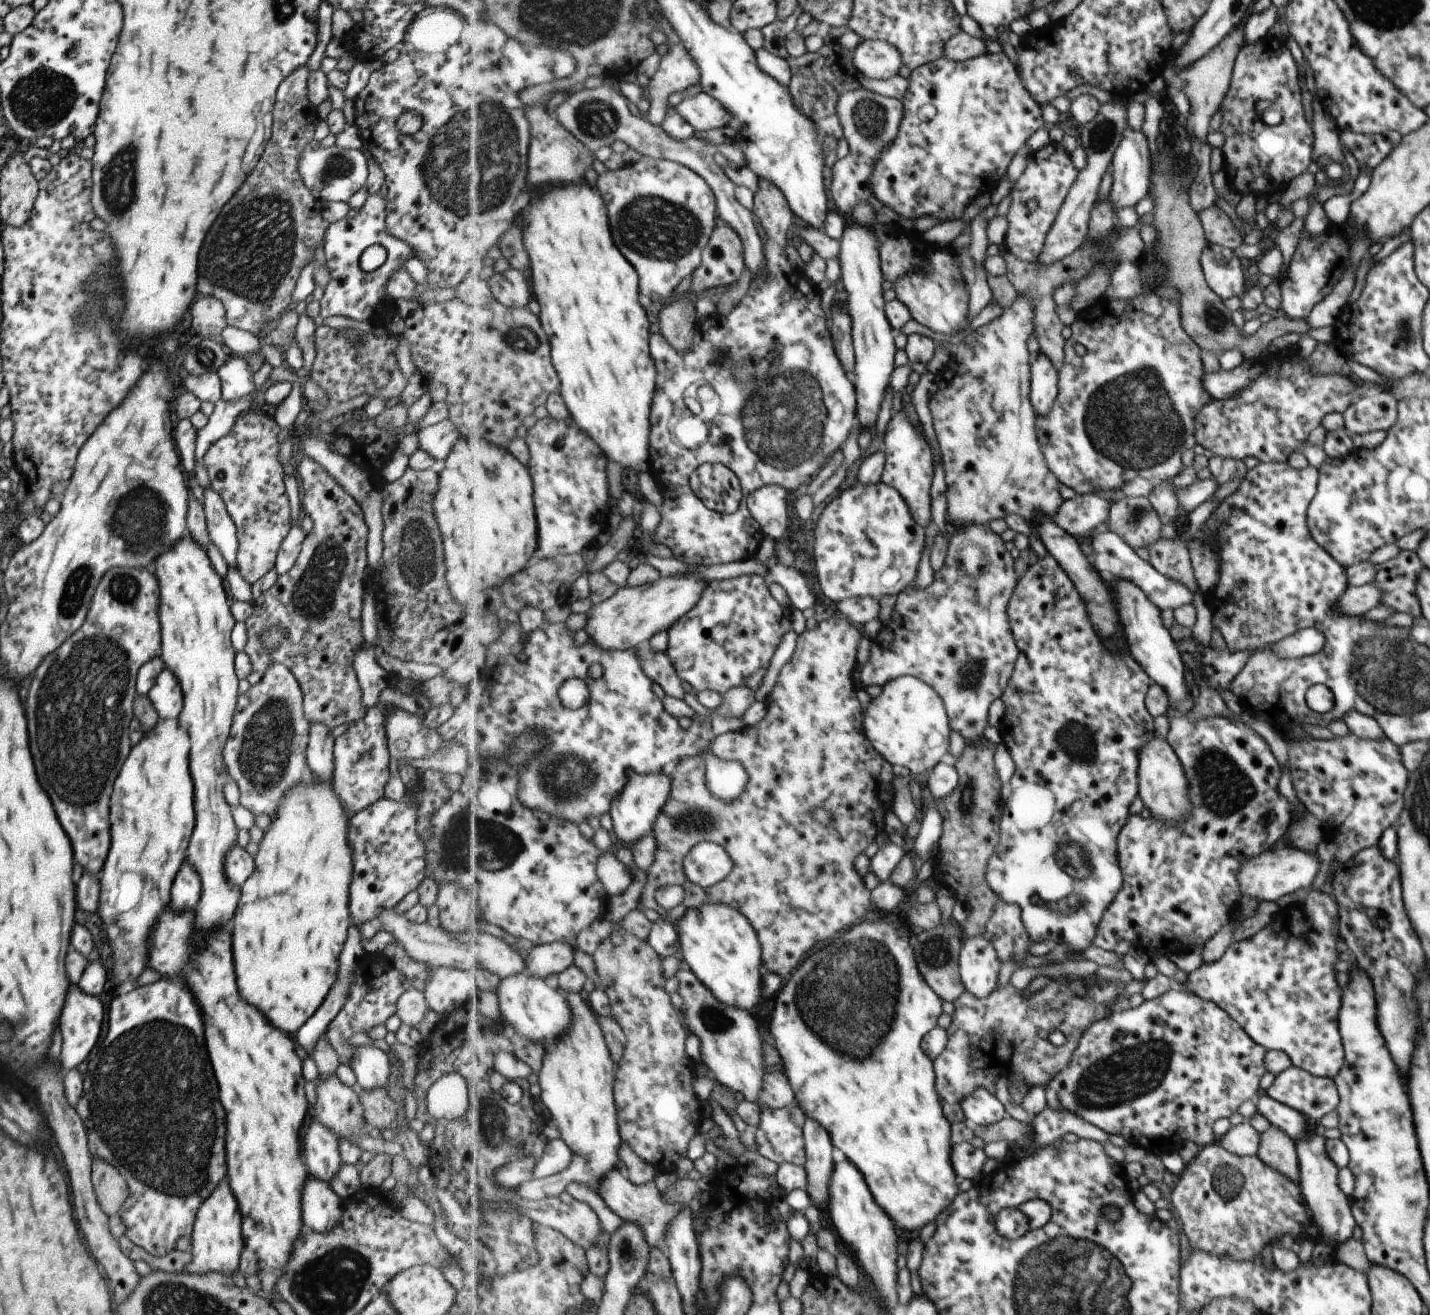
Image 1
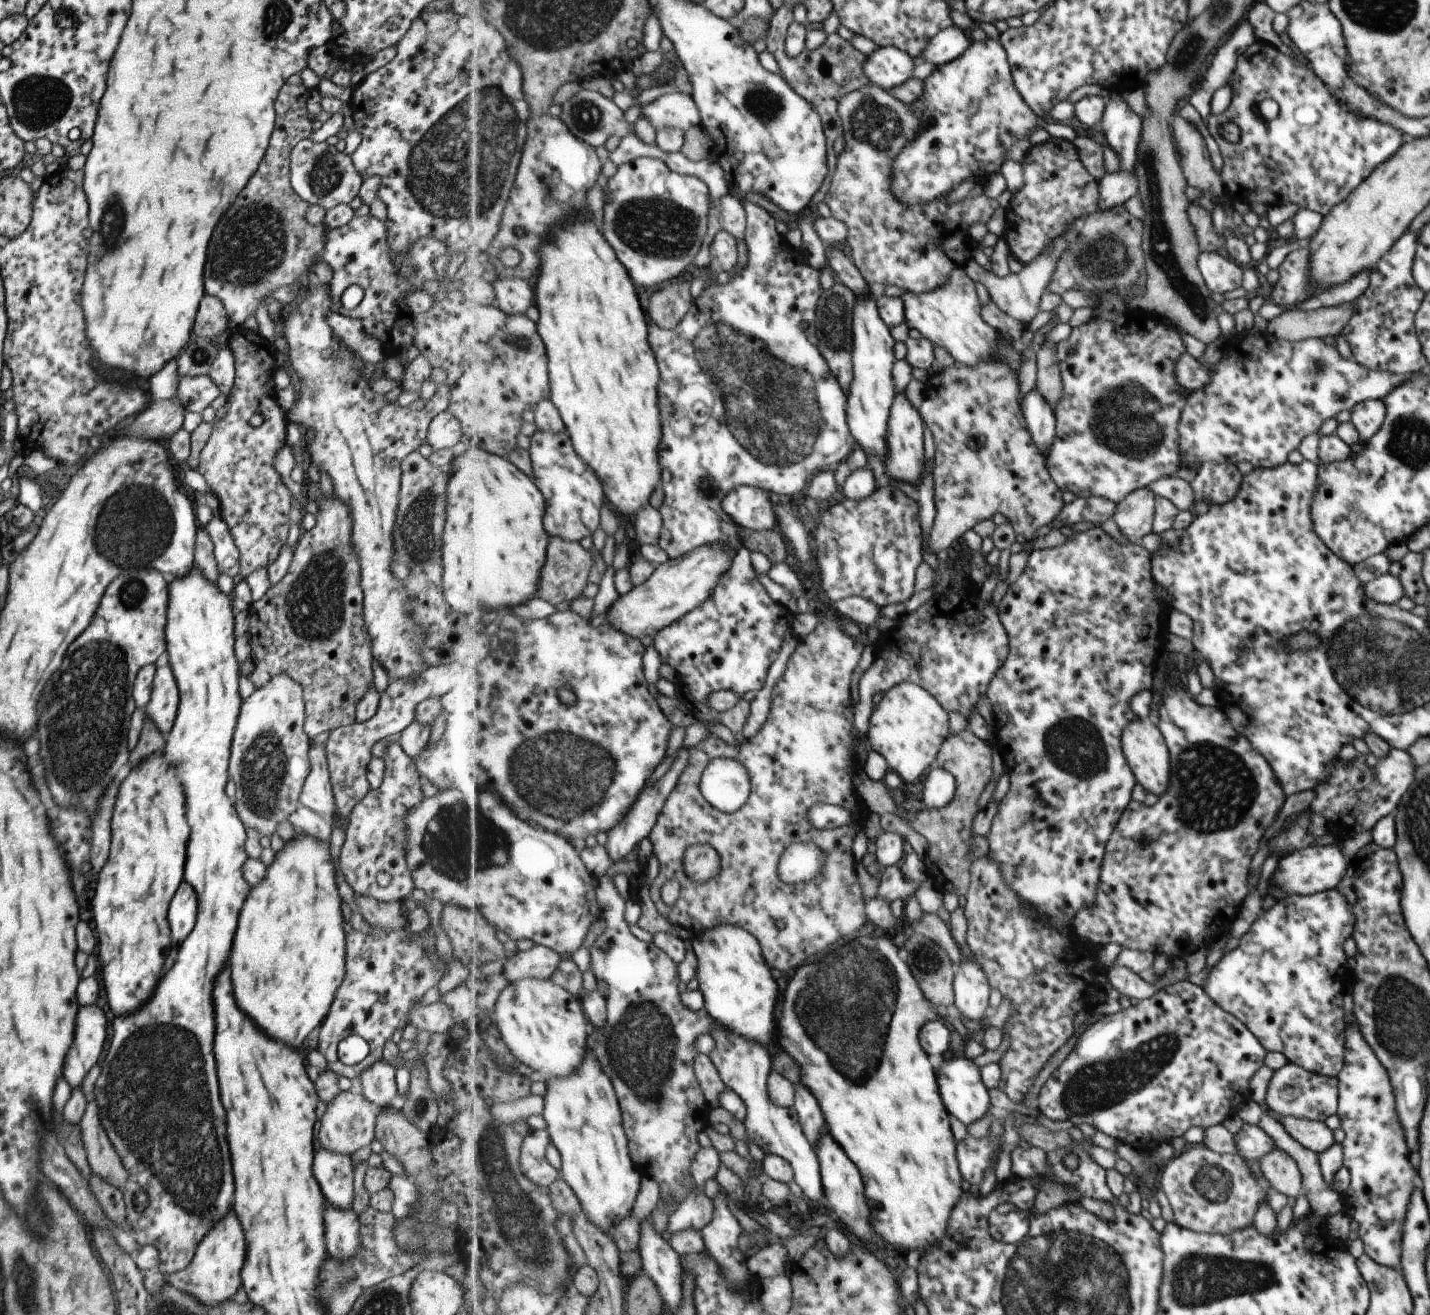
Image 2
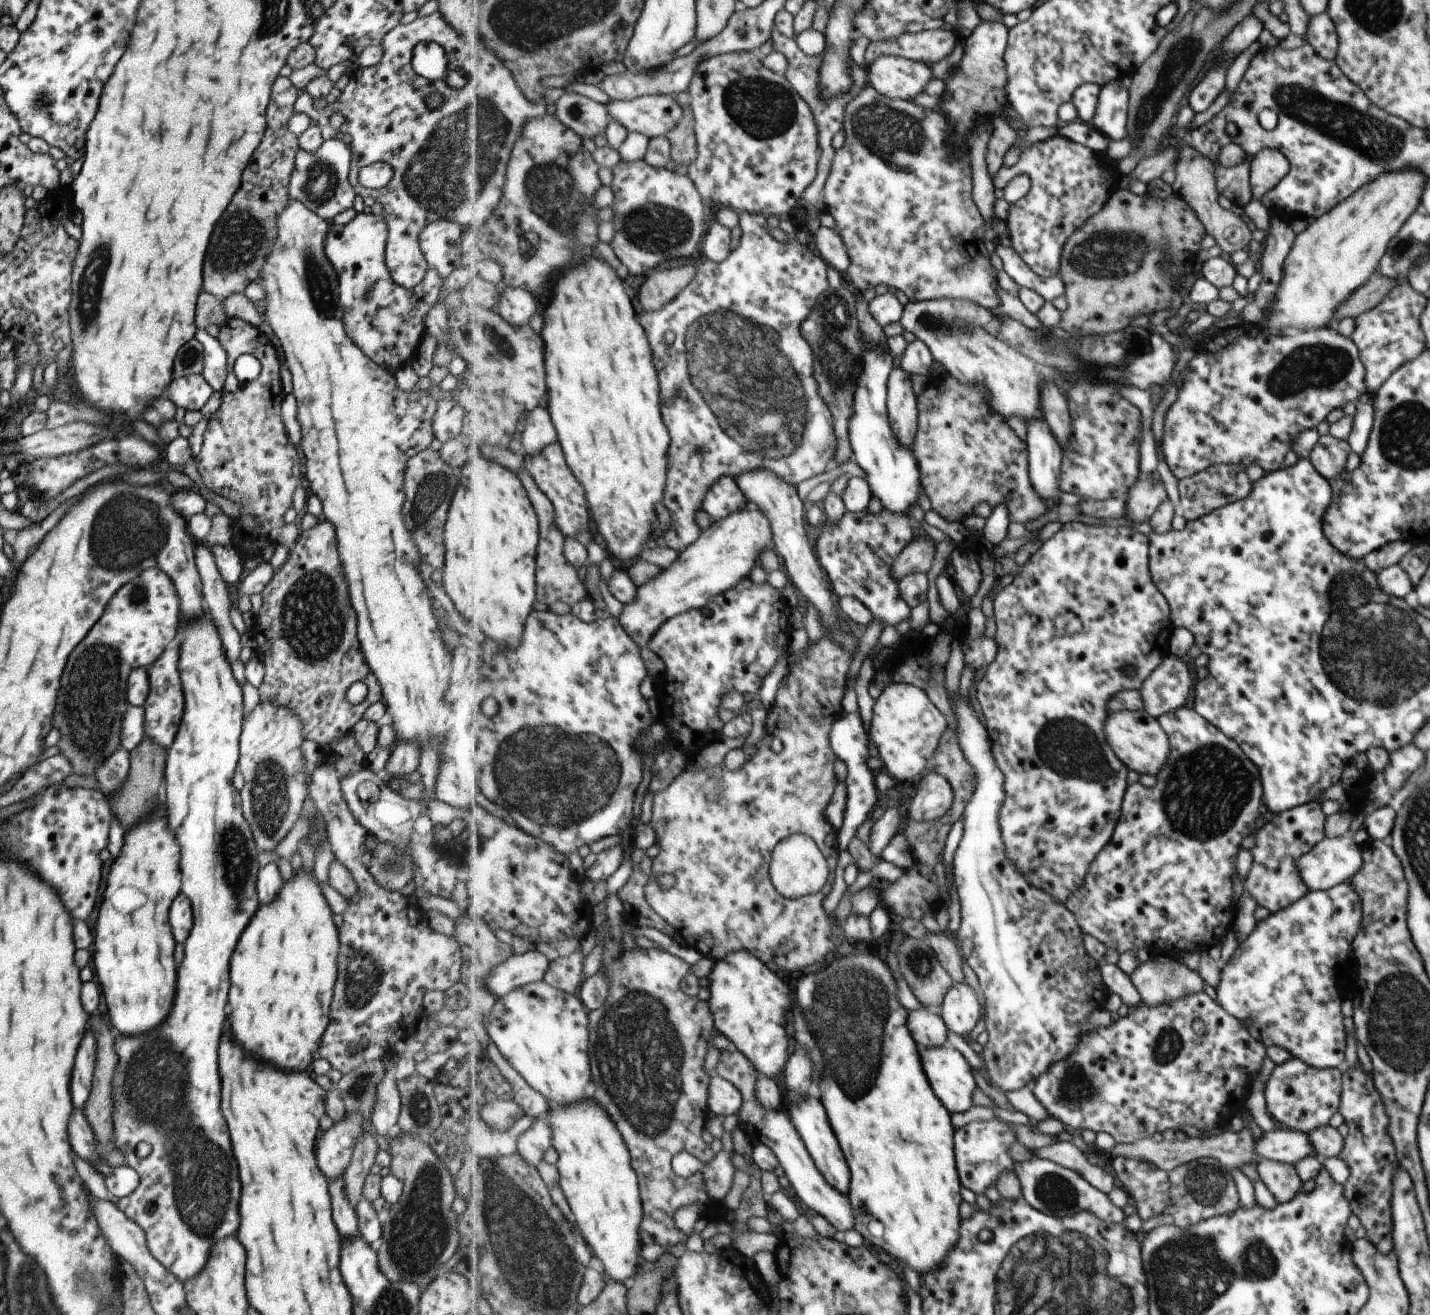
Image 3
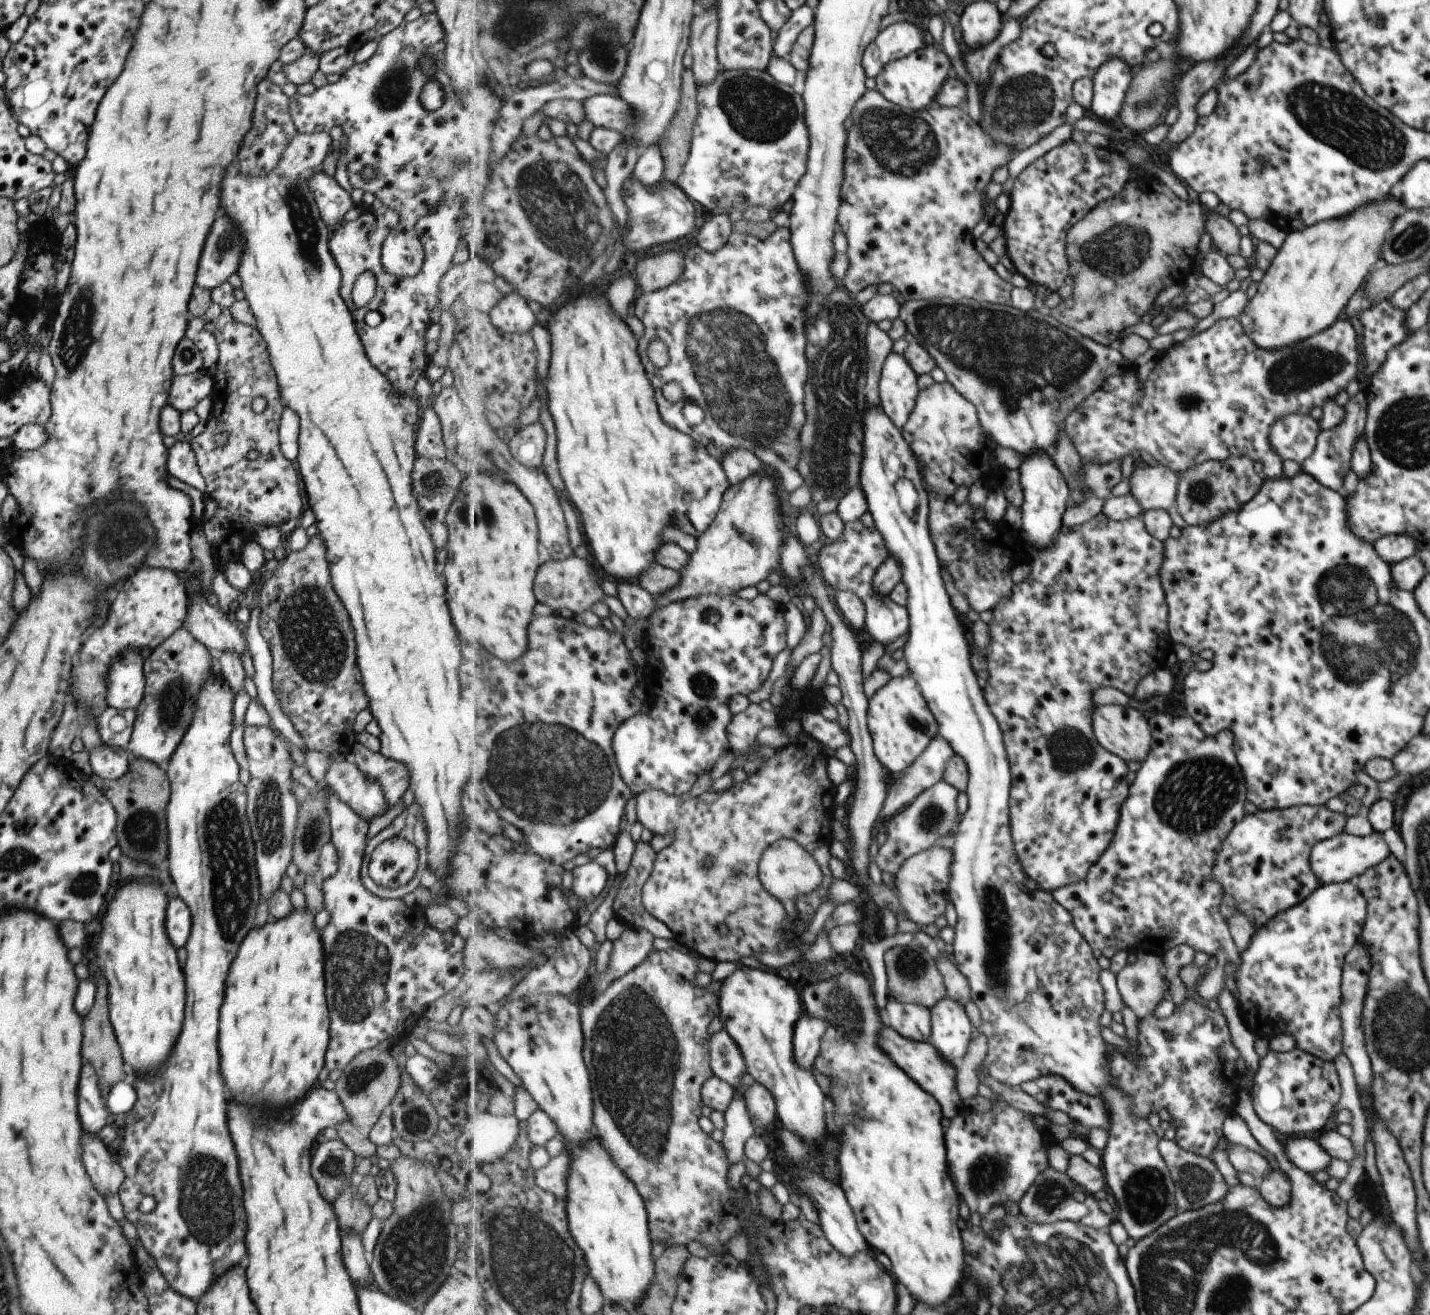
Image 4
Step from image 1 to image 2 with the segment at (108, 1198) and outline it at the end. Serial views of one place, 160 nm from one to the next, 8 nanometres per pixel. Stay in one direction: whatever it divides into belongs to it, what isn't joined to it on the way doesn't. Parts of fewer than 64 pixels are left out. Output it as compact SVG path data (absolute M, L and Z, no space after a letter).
M93 1065L85 1078L81 1080L81 1088L86 1100L84 1113L78 1122L80 1135L85 1149L86 1161L90 1171L99 1176L101 1180L121 1190L127 1180L127 1171L123 1168L115 1149L109 1142L104 1128L98 1119L98 1108L95 1108L93 1096L94 1082L99 1074L99 1065Z

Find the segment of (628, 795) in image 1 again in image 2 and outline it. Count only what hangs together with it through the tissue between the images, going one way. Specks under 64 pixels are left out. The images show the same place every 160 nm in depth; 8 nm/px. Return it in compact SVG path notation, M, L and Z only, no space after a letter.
M681 748L676 754L675 761L671 770L667 771L660 779L657 779L652 785L647 784L639 799L633 803L631 811L620 820L620 823L607 832L607 842L605 848L609 854L611 862L619 862L624 859L631 850L635 850L643 840L652 834L653 827L656 826L659 815L664 809L665 803L677 784L679 784L680 776L685 772L687 765L690 763L689 748Z

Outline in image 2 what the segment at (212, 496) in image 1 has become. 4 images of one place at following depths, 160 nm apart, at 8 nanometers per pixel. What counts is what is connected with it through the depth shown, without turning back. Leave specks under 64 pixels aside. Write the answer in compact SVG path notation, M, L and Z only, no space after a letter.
M213 515L204 529L212 542L212 555L219 573L232 578L238 578L238 551L233 545L233 539L228 524L219 515Z

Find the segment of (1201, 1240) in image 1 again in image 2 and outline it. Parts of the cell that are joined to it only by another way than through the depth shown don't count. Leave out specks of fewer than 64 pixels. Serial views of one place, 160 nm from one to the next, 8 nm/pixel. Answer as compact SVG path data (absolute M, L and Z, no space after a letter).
M1202 1142L1195 1144L1191 1150L1180 1156L1161 1163L1160 1169L1157 1188L1165 1193L1170 1204L1173 1213L1172 1222L1194 1233L1226 1235L1231 1231L1251 1227L1257 1208L1261 1203L1267 1205L1263 1188L1256 1183L1255 1176L1247 1167L1245 1159L1242 1159L1238 1153L1216 1153Z

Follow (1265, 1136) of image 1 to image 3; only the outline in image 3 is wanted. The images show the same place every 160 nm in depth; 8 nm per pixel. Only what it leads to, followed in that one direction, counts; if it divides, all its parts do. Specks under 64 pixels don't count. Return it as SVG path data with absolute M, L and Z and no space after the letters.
M1259 1158L1256 1170L1259 1180L1278 1203L1290 1201L1301 1190L1302 1180L1292 1164Z

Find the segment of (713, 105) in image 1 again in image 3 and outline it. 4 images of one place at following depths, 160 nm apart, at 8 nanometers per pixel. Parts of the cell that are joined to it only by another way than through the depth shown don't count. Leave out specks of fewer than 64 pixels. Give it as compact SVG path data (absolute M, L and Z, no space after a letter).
M645 95L626 101L611 100L606 105L612 119L624 124L629 132L638 132L650 139L668 135L684 119L683 107L677 102L675 95Z

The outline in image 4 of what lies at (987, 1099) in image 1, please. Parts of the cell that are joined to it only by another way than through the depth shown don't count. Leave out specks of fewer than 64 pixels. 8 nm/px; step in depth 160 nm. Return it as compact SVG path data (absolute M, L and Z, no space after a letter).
M885 1025L885 1028L881 1030L881 1036L877 1036L877 1046L883 1052L887 1052L891 1060L895 1060L895 1064L904 1069L926 1092L936 1097L944 1109L945 1118L953 1119L963 1108L964 1100L961 1100L959 1090L957 1090L957 1068L951 1062L943 1060L941 1052L937 1052L933 1044L927 1041L910 1040L897 1033L892 1027Z

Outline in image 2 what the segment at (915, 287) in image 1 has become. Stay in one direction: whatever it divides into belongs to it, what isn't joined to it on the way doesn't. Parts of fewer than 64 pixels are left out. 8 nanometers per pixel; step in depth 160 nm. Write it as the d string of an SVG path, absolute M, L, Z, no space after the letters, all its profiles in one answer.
M965 267L956 268L948 283L935 291L915 294L905 291L904 300L906 323L910 328L917 329L933 344L943 346L956 361L973 366L983 359L1003 359L1018 373L1021 368L1021 347L1013 346L1001 332L992 328L981 318L981 302L977 299L975 282Z

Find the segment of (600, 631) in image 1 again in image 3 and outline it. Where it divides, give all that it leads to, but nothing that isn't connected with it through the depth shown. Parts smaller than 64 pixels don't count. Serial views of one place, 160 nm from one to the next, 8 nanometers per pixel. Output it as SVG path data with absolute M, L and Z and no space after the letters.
M748 504L747 509L733 513L727 518L715 522L700 536L696 543L681 552L681 556L673 562L668 569L662 569L659 575L654 576L648 583L640 586L637 596L631 604L623 606L618 616L625 630L637 641L640 646L648 646L653 635L674 616L683 614L691 609L702 609L714 596L720 595L740 583L749 576L757 564L759 554L767 547L773 547L773 529L768 516L761 512L757 506Z

